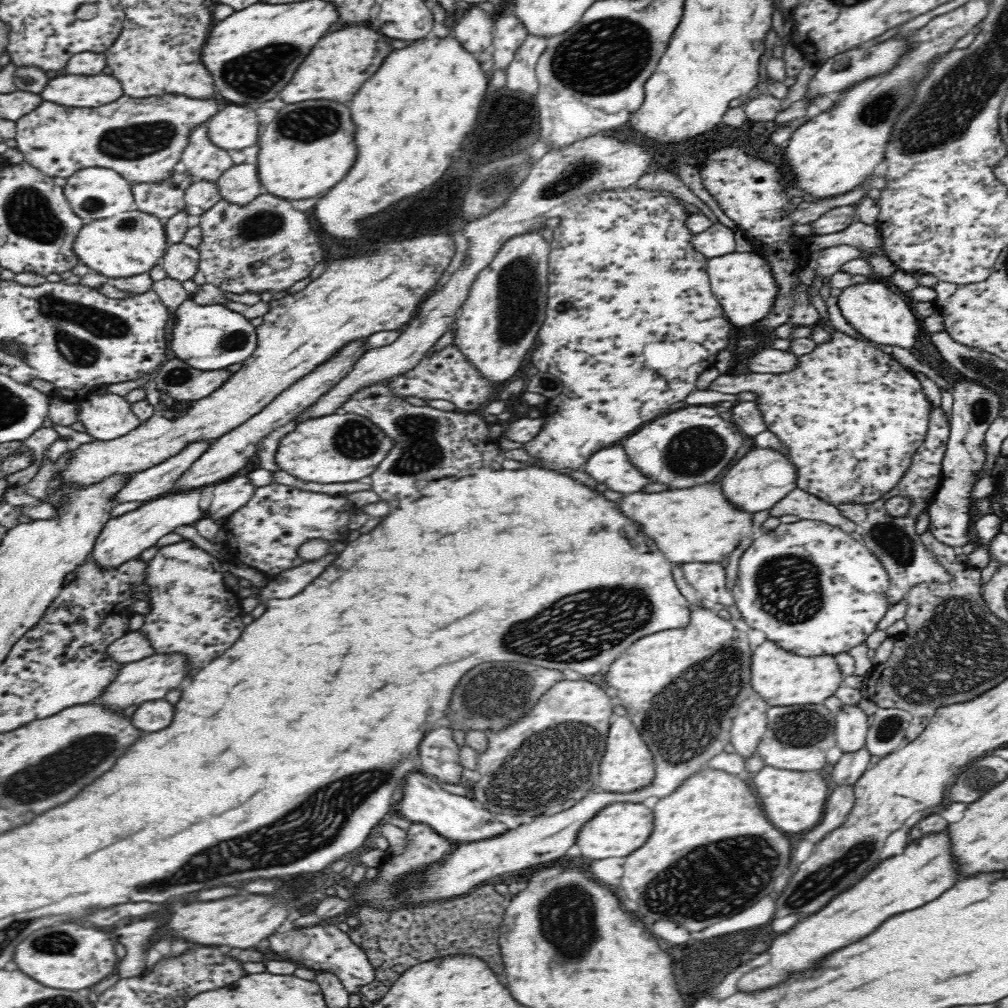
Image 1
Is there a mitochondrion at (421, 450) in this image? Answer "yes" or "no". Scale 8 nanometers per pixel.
yes

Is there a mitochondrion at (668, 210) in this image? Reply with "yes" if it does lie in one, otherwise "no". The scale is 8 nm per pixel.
no

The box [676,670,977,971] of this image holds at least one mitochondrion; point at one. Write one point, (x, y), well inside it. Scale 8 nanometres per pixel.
(826, 877)

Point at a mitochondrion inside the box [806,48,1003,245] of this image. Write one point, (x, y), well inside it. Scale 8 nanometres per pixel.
(882, 107)

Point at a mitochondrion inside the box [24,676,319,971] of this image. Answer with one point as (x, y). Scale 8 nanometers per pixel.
(67, 944)

